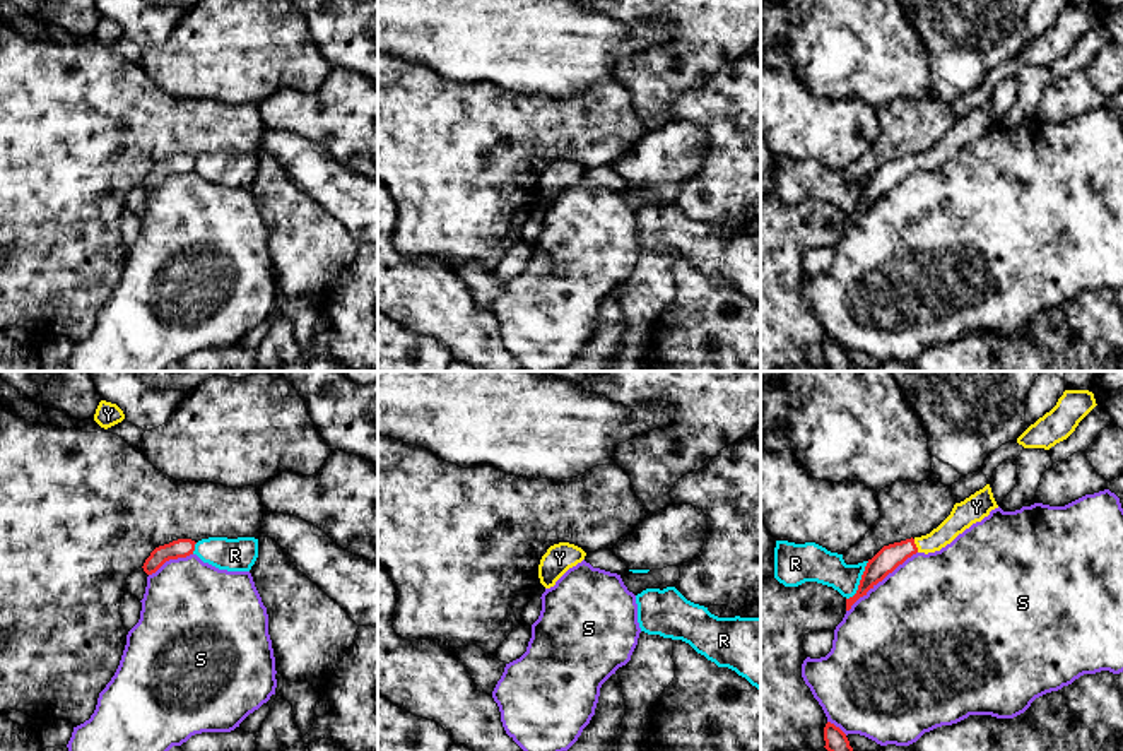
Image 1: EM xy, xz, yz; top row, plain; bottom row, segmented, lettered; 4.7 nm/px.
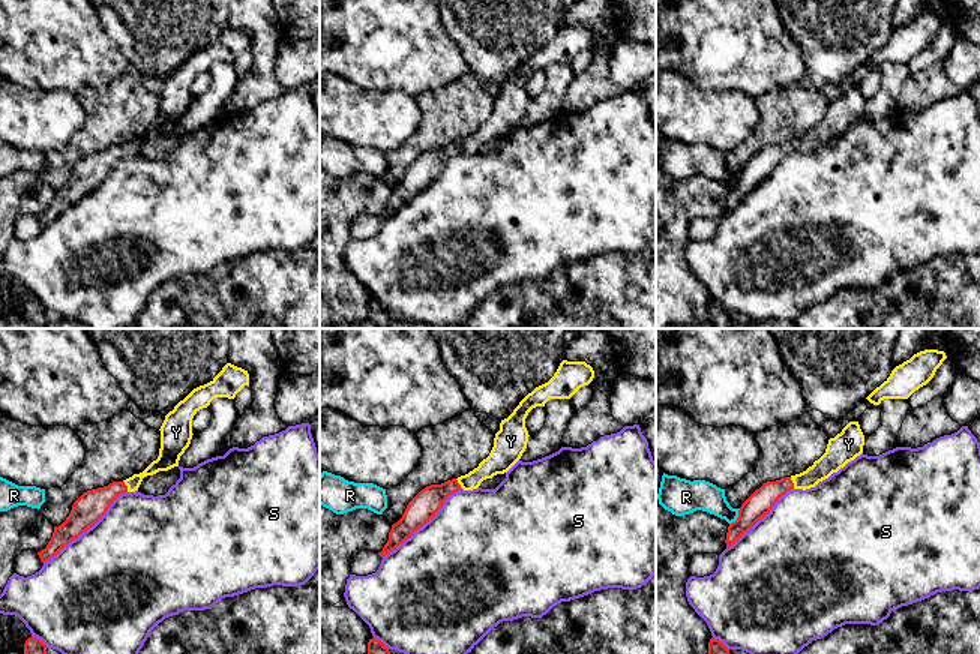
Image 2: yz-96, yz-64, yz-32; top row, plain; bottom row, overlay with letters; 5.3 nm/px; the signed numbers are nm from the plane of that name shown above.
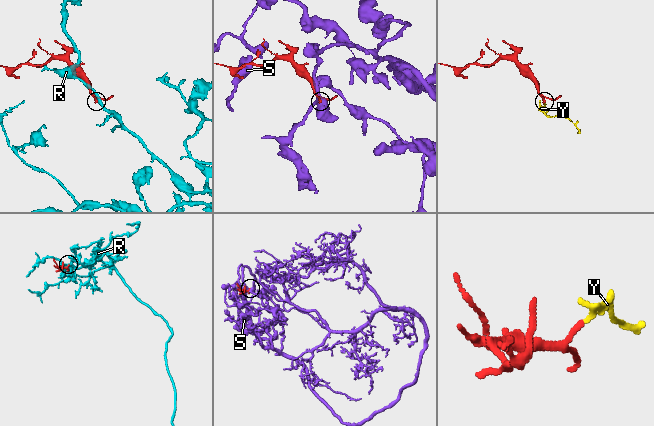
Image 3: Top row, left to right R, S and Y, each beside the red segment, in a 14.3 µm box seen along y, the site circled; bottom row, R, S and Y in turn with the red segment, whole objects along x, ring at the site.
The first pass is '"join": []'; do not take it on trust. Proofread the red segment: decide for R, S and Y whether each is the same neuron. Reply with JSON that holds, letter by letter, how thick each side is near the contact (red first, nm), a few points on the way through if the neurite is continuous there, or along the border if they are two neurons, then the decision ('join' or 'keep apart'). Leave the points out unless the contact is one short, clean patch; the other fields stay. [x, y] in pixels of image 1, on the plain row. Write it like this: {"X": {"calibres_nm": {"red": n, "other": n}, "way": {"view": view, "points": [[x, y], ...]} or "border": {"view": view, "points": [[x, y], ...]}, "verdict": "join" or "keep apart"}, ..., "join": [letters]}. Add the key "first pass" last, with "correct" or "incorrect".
{"R": {"calibres_nm": {"red": 110, "other": 180}, "border": {"view": "yz", "points": [[869, 178], [858, 206], [846, 216]]}, "verdict": "keep apart"}, "S": {"calibres_nm": {"red": 110, "other": 500}, "verdict": "keep apart"}, "Y": {"calibres_nm": {"red": 110, "other": 110}, "way": {"view": "yz", "points": [[889, 173], [915, 163], [935, 158], [959, 136]]}, "verdict": "join"}, "join": ["Y"], "first pass": "incorrect"}

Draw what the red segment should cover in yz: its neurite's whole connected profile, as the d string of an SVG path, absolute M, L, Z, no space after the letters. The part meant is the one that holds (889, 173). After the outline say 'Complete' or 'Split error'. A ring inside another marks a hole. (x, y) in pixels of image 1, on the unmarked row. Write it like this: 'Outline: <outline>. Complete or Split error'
Outline: M986 101L964 118L955 120L950 132L930 151L884 163L872 176L868 176L856 210L846 216L846 228L850 228L860 214L867 212L870 205L882 198L908 174L916 169L928 171L940 168L973 140L988 133L995 125L998 125L998 121L990 101Z. Split error

